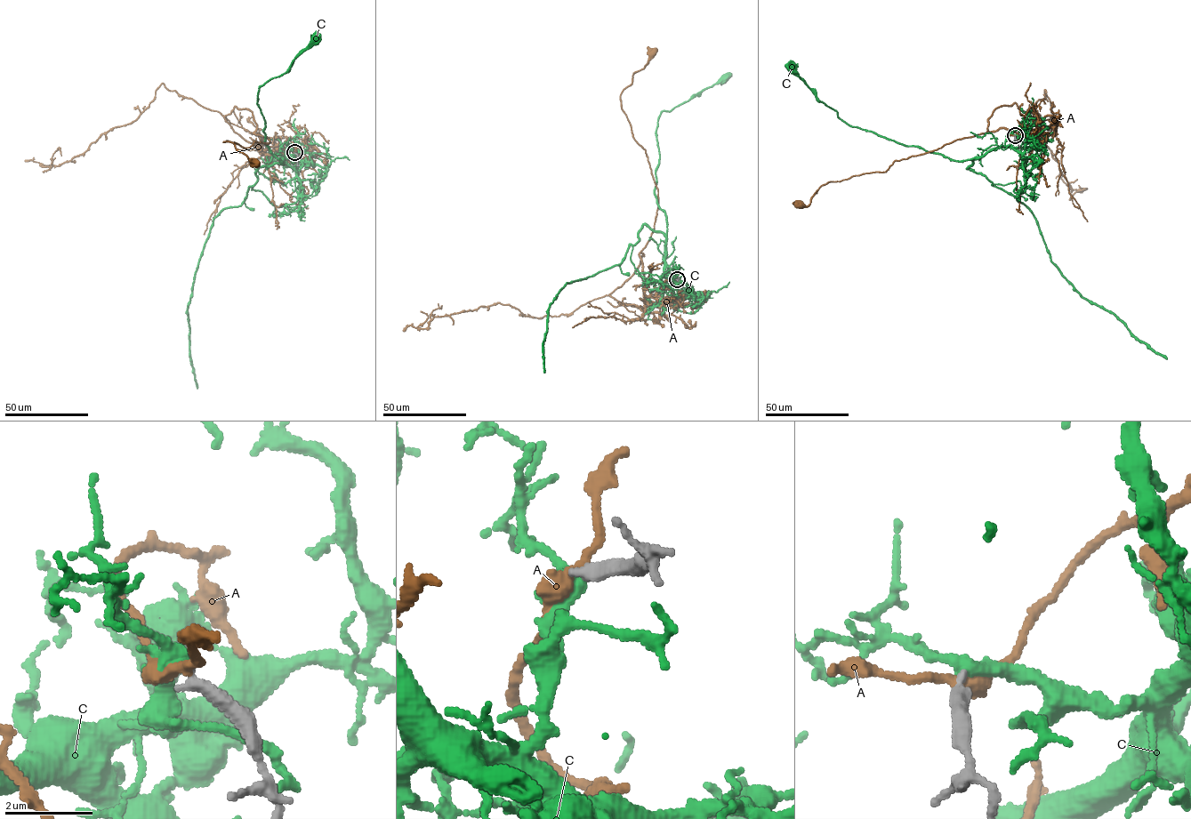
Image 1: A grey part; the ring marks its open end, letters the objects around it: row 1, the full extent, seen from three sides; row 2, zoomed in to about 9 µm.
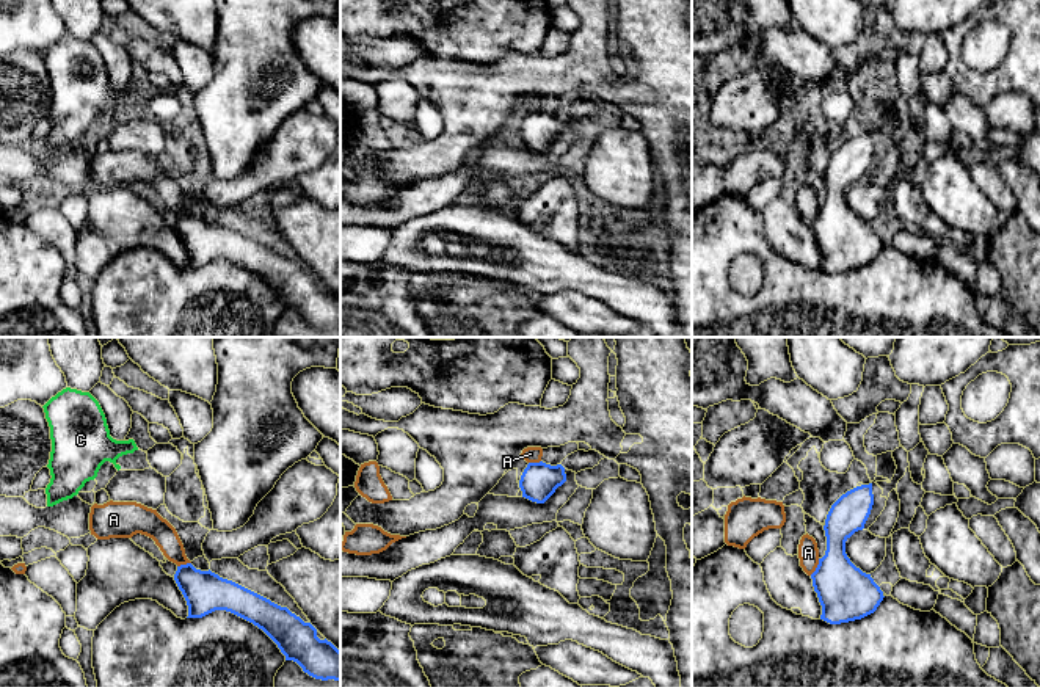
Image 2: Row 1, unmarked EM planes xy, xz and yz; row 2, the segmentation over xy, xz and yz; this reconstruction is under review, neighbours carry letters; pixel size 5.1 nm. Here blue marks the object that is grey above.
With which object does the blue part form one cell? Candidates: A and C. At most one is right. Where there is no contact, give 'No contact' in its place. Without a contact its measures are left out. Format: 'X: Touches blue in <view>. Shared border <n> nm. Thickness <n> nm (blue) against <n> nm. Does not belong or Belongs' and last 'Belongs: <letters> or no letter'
A: Touches blue in yz. Shared border 100 nm. Thickness 280 nm (blue) against 110 nm. Does not belong
C: No contact. Belongs
Belongs: C

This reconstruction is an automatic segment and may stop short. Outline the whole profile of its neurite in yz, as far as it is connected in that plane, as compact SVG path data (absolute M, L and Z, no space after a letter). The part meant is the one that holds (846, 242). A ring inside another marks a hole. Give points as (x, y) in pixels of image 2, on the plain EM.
M872 132L861 133L842 143L827 163L827 199L811 227L822 254L820 268L830 273L861 268L885 246L871 223L856 216L845 202L845 190L864 177L872 154Z

